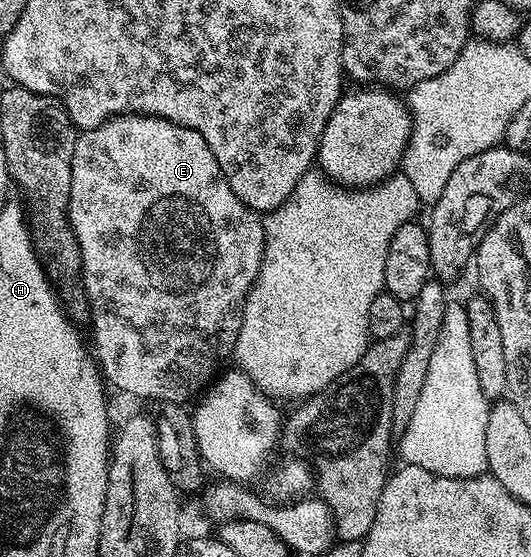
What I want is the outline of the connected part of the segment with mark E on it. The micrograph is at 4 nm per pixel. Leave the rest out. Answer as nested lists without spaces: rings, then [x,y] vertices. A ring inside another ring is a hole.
[[[135,114],[115,116],[113,120],[102,122],[102,126],[83,129],[74,142],[68,222],[72,225],[72,232],[81,248],[82,289],[91,308],[91,343],[94,345],[94,359],[103,379],[111,387],[113,384],[118,391],[125,392],[128,396],[137,396],[140,400],[158,400],[157,402],[165,404],[183,405],[192,395],[195,397],[201,390],[207,389],[210,381],[217,375],[216,367],[227,356],[229,359],[235,353],[236,339],[242,326],[244,303],[248,291],[256,284],[264,257],[264,222],[261,213],[247,208],[238,198],[238,194],[230,190],[230,182],[226,182],[222,174],[218,158],[214,158],[214,150],[206,146],[206,138],[202,138],[198,130],[172,124],[161,116]]]

